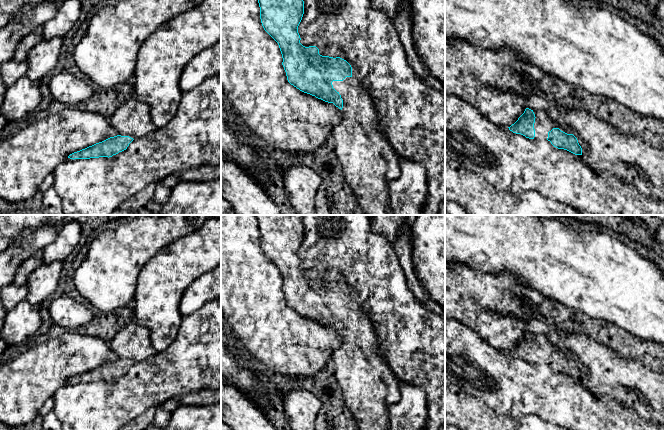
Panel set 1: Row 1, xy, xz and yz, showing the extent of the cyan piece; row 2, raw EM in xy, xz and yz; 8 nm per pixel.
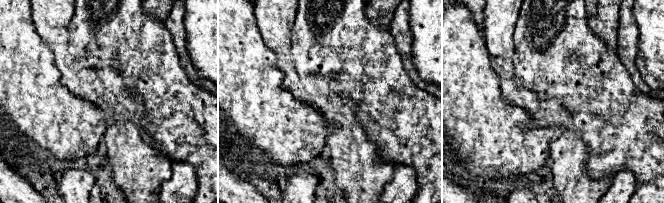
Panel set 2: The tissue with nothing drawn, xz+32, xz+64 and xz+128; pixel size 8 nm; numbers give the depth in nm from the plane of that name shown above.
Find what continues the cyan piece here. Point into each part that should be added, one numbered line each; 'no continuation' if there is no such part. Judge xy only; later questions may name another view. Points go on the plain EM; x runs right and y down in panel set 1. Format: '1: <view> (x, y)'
1: xy (133, 343)

